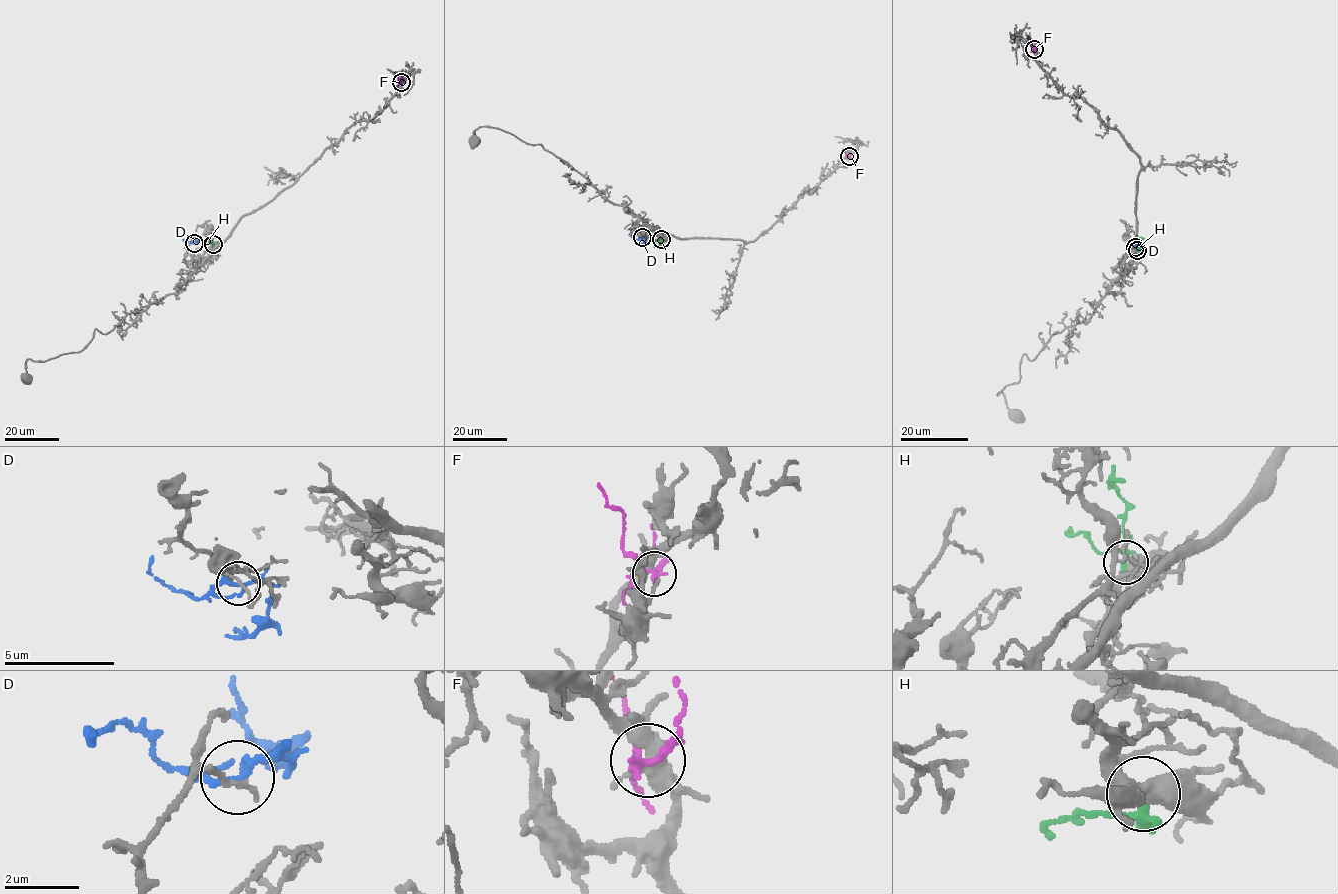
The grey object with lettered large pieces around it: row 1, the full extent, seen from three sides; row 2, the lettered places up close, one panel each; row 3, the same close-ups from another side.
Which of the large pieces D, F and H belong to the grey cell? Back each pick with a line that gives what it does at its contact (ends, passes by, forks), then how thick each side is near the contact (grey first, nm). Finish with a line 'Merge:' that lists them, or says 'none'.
H: it forks there; 550 nm thick on the grey side, 170 nm on the other
Merge: H

